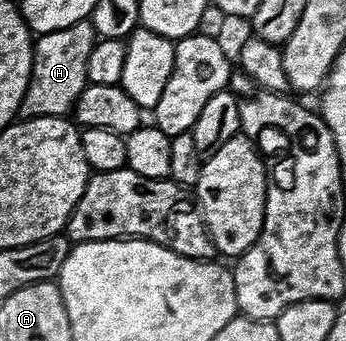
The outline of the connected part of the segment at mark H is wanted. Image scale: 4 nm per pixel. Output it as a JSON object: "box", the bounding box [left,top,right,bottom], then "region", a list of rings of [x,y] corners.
{"box":[19,19,98,119],"region":[[[89,19],[79,21],[75,25],[67,25],[67,29],[55,29],[55,33],[36,36],[33,44],[31,77],[23,93],[19,112],[21,119],[56,115],[65,117],[72,112],[83,89],[89,83],[87,57],[97,44],[98,38],[98,33]]]}

